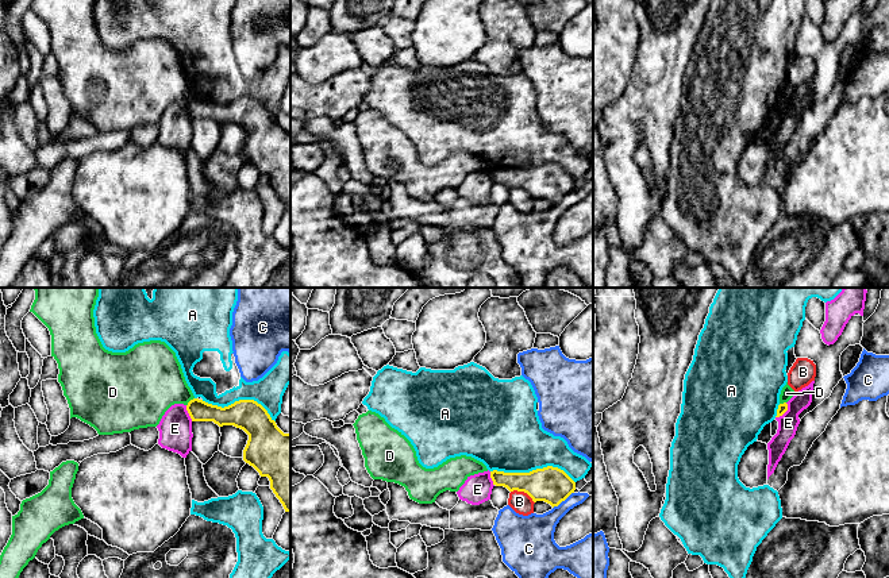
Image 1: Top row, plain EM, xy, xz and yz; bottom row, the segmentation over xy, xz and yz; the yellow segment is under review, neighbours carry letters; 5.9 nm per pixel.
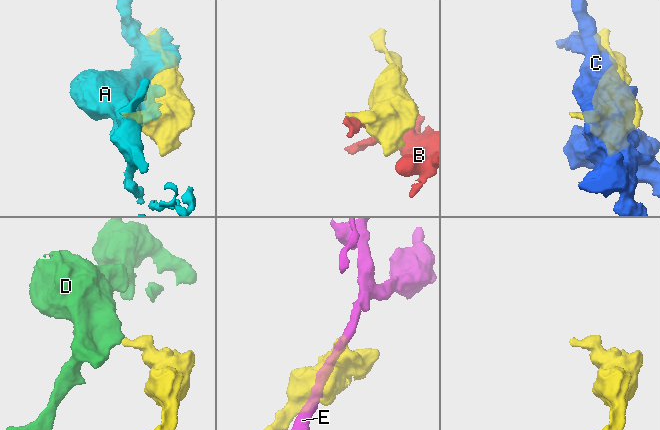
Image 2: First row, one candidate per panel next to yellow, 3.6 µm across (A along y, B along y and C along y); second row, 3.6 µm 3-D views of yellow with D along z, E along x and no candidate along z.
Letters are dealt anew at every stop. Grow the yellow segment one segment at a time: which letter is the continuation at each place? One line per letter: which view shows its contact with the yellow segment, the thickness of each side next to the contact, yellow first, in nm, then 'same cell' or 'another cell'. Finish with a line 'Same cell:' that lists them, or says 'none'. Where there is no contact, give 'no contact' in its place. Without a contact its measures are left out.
A: xz | 220/420 nm | another cell
B: xz | 220/120 nm | another cell
C: xz | 220/220 nm | another cell
D: xy | 130/360 nm | another cell
E: yz | 60/120 nm | another cell
Same cell: none

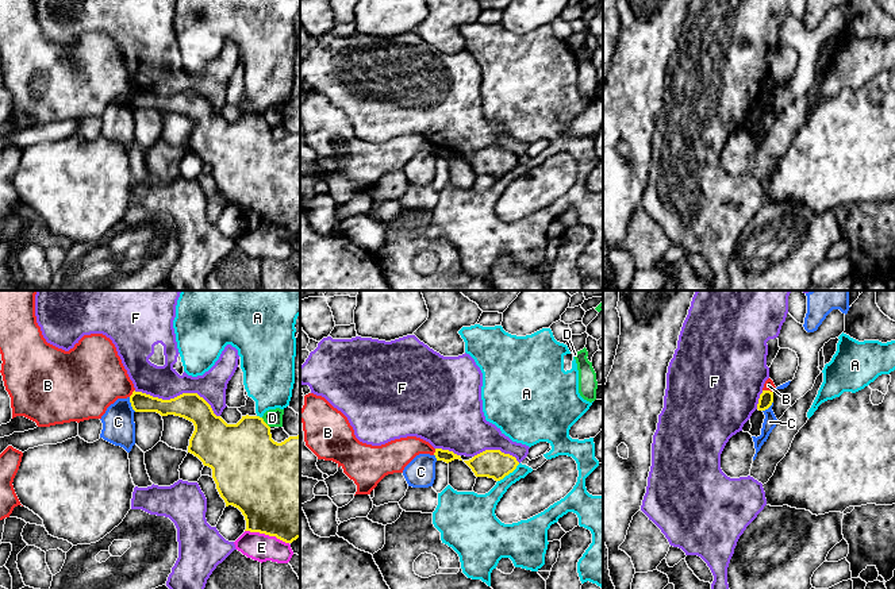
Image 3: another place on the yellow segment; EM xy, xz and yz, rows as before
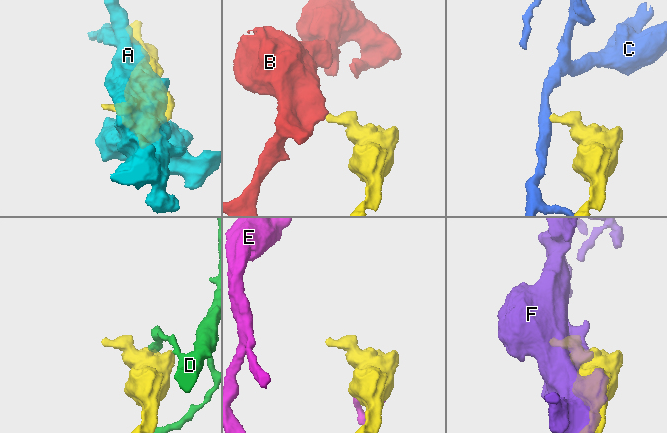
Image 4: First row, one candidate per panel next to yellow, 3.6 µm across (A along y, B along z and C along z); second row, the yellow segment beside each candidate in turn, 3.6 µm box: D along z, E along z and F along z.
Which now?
A: xz | 170/140 nm | another cell
B: yz | 90/60 nm | another cell
C: xy | 110/190 nm | another cell
D: xy | 400/110 nm | another cell
E: xy | 500/170 nm | another cell
F: xy | 160/190 nm | another cell
Same cell: none

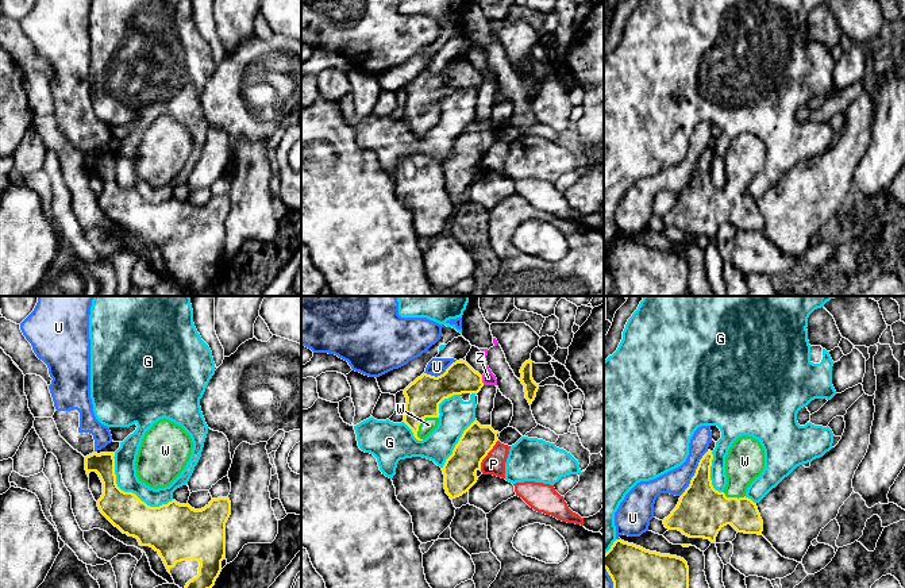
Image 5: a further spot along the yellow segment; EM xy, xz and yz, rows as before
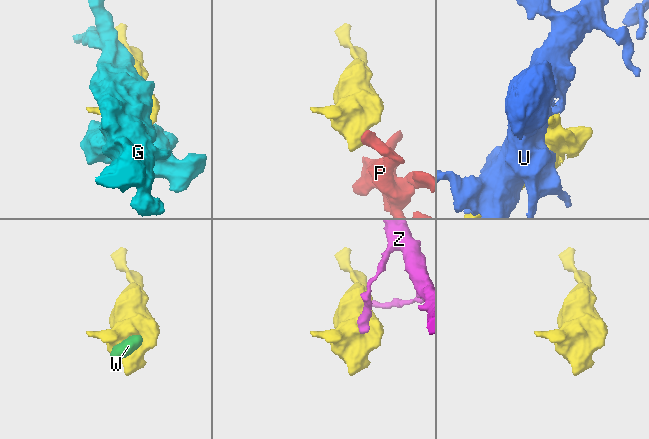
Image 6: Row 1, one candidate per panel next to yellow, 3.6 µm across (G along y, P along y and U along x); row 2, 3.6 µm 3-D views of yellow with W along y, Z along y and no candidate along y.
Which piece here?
G: xy | 240/130 nm | another cell
P: xz | 200/130 nm | another cell
U: yz | 300/150 nm | another cell
W: xz | 200/90 nm | same cell
Z: xz | 190/80 nm | another cell
Same cell: W

